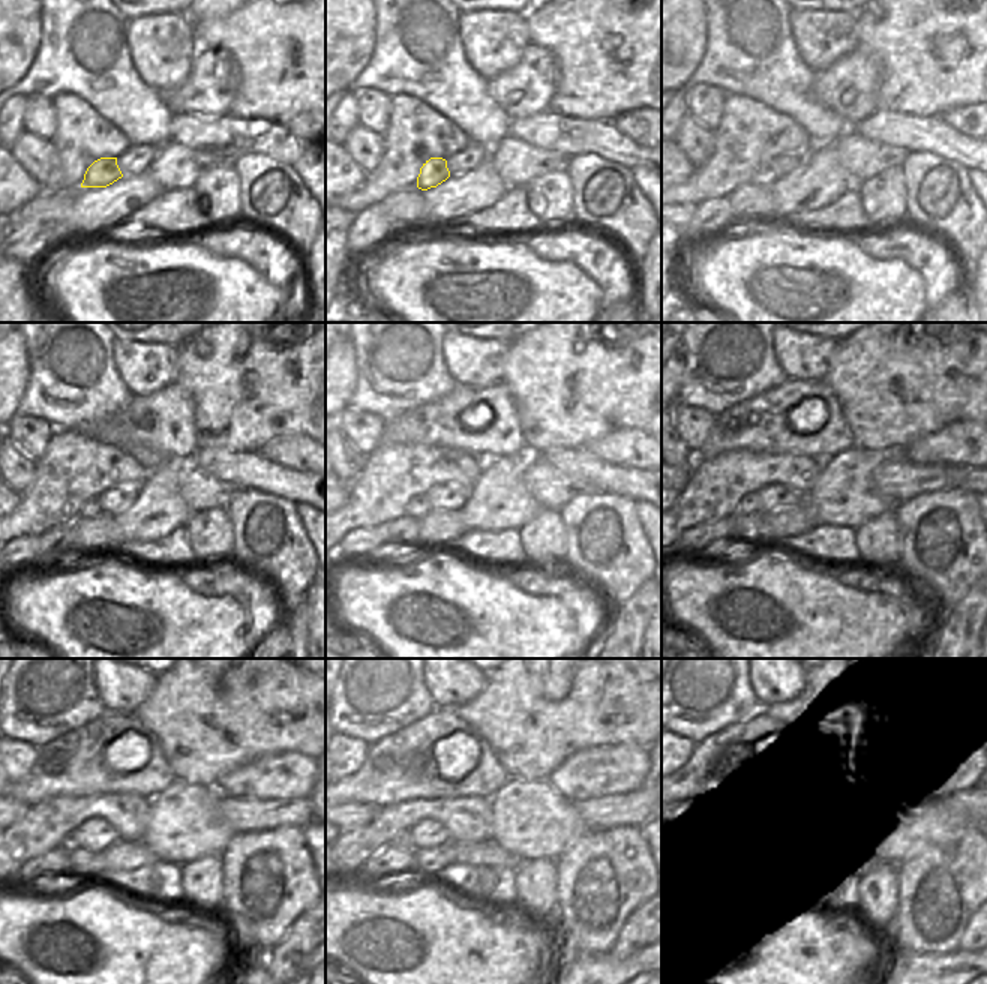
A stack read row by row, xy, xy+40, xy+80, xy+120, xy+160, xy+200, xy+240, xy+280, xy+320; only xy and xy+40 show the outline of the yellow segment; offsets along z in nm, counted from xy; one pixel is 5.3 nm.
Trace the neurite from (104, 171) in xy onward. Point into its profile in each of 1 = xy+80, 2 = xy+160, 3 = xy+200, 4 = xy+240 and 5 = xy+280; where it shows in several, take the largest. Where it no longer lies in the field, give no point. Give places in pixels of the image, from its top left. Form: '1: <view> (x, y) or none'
1: xy+80 (765, 174)
2: xy+160 (417, 507)
3: xy+200 (750, 504)
4: xy+240 (71, 842)
5: xy+280 (401, 839)

